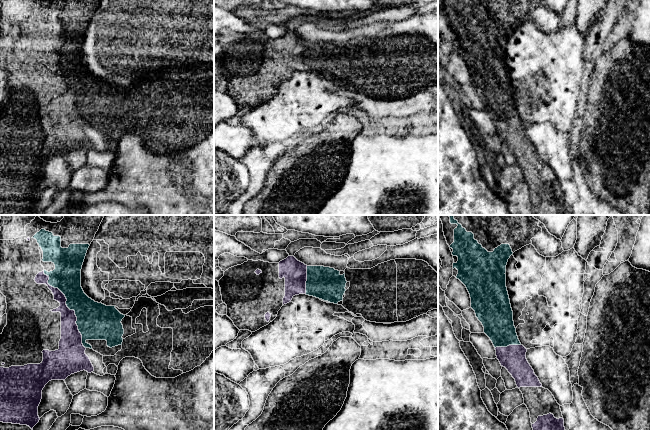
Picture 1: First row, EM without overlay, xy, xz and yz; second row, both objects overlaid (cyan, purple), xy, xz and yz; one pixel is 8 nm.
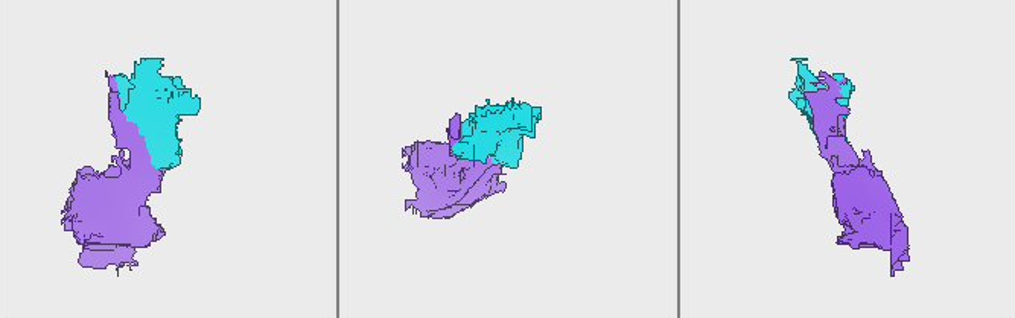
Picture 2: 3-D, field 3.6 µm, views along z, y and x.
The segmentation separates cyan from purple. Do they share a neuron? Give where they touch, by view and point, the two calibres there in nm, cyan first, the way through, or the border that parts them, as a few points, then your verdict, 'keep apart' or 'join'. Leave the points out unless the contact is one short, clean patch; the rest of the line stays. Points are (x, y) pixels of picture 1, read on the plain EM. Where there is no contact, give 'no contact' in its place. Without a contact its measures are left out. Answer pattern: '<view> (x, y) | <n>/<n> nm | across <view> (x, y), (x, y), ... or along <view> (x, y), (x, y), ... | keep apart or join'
xy (70, 85) | 300/180 nm | join

